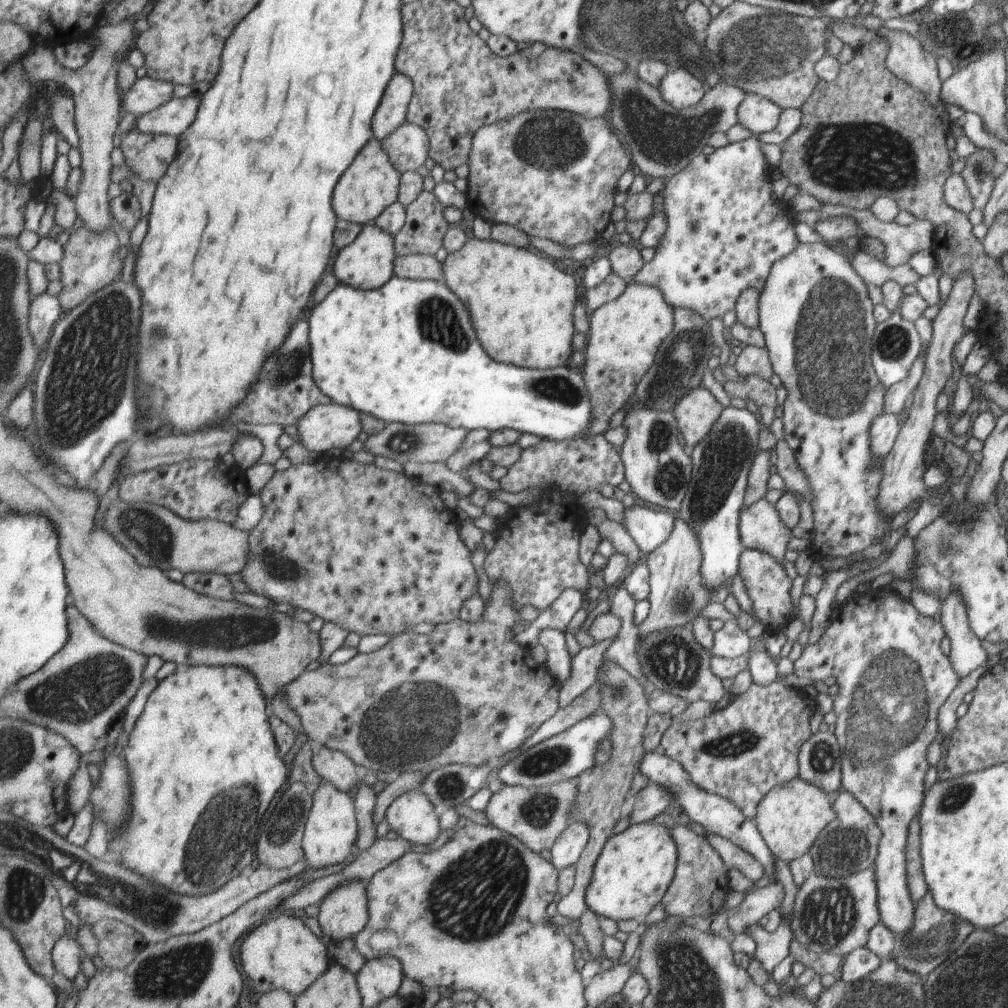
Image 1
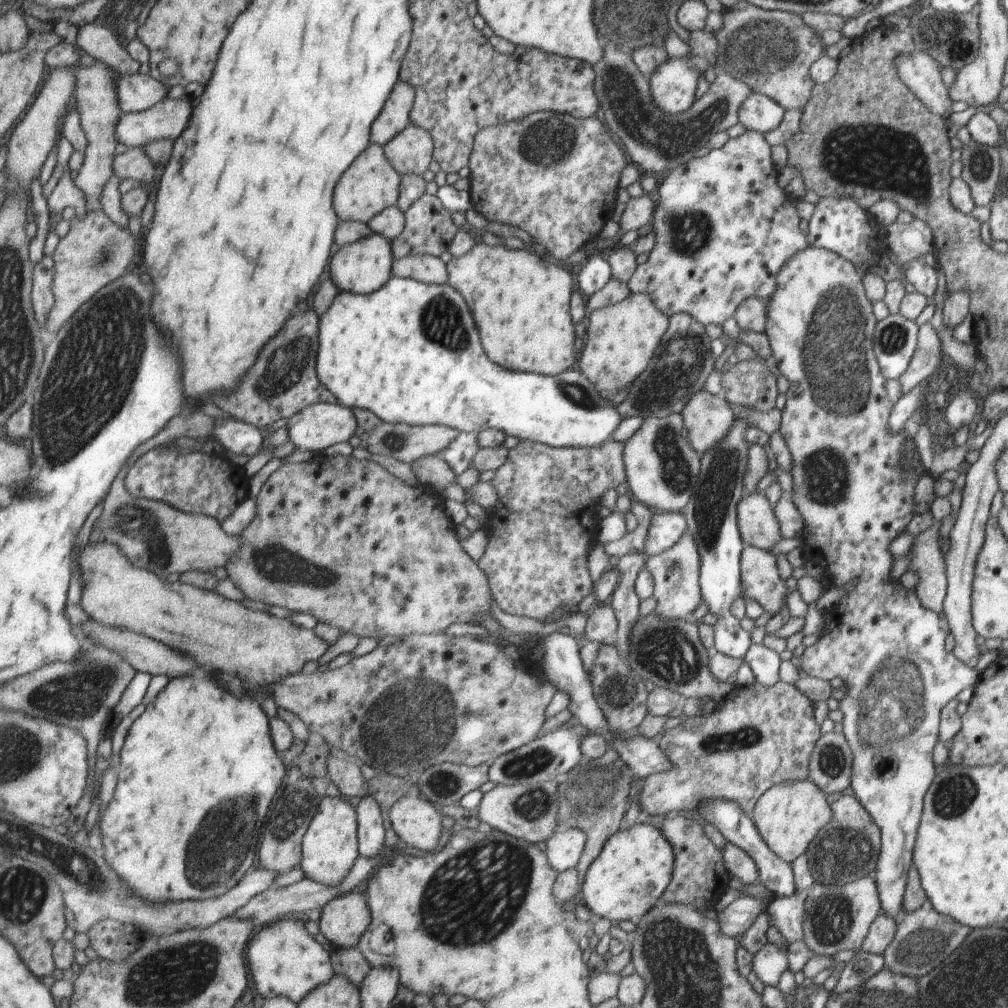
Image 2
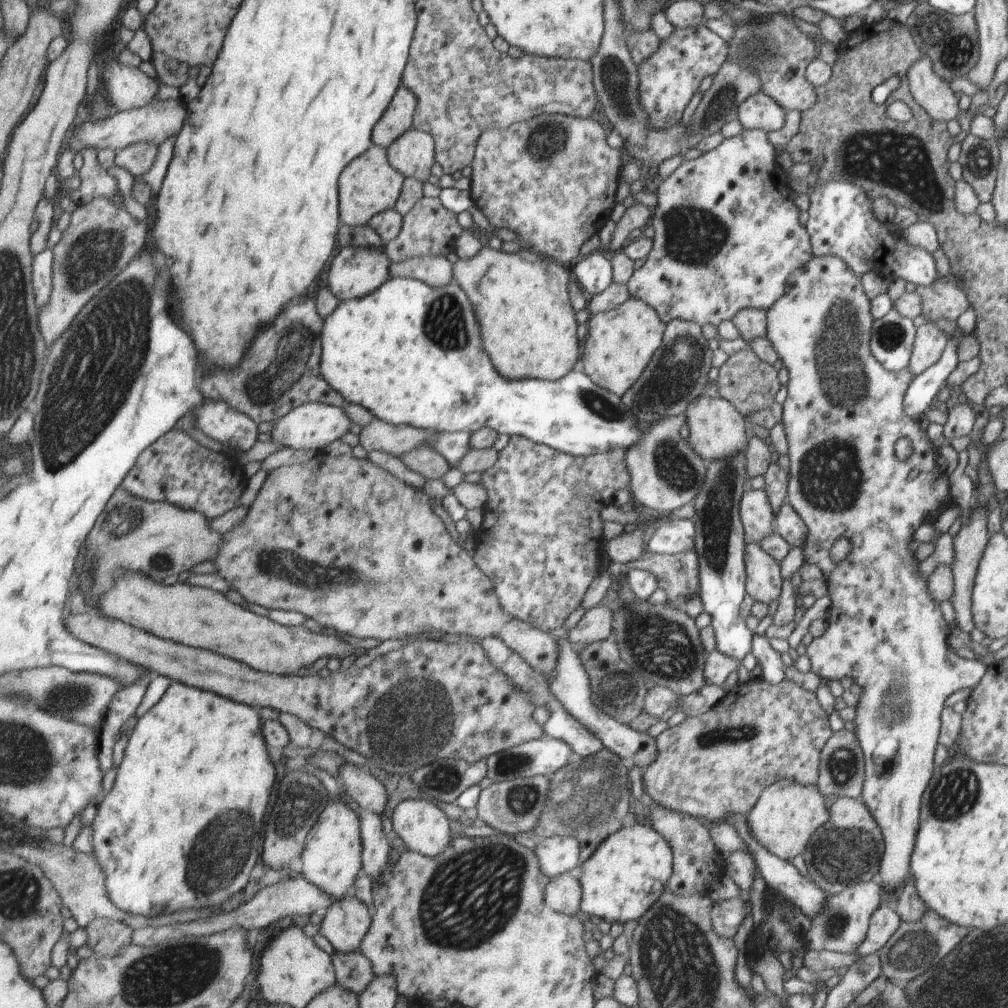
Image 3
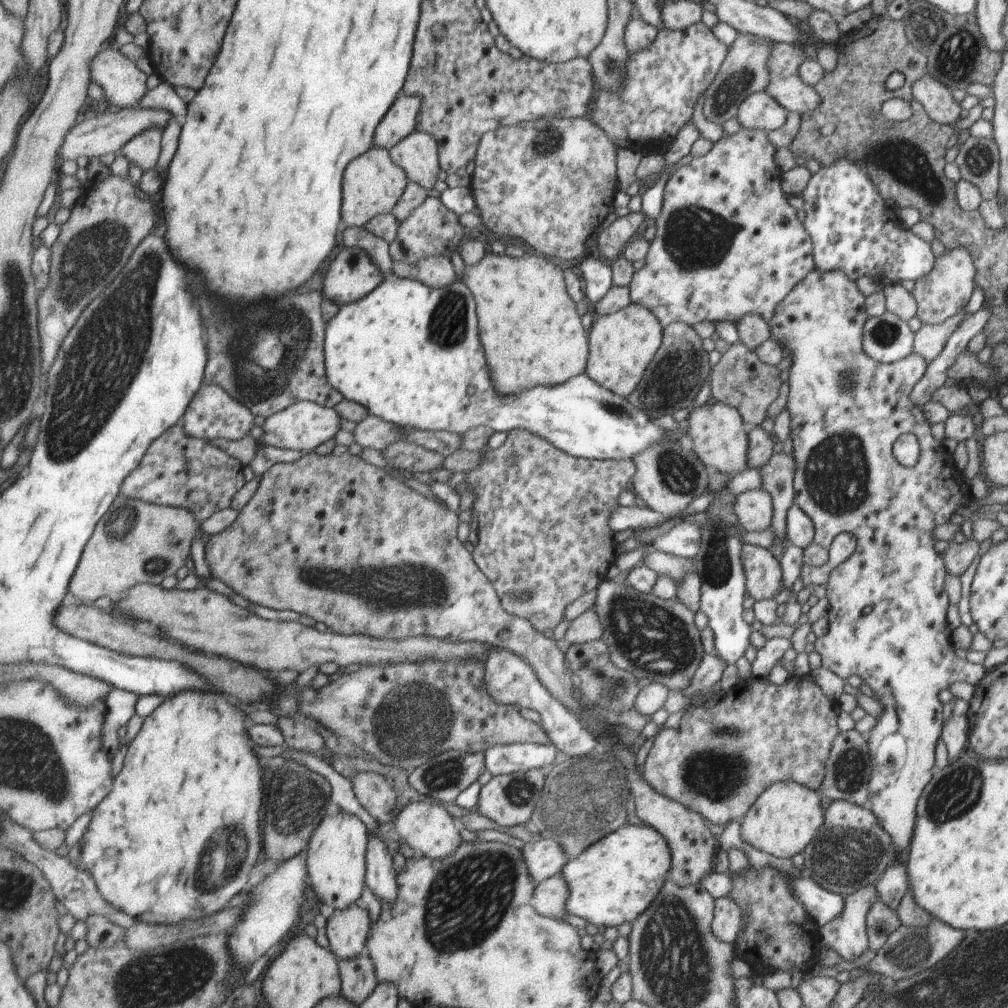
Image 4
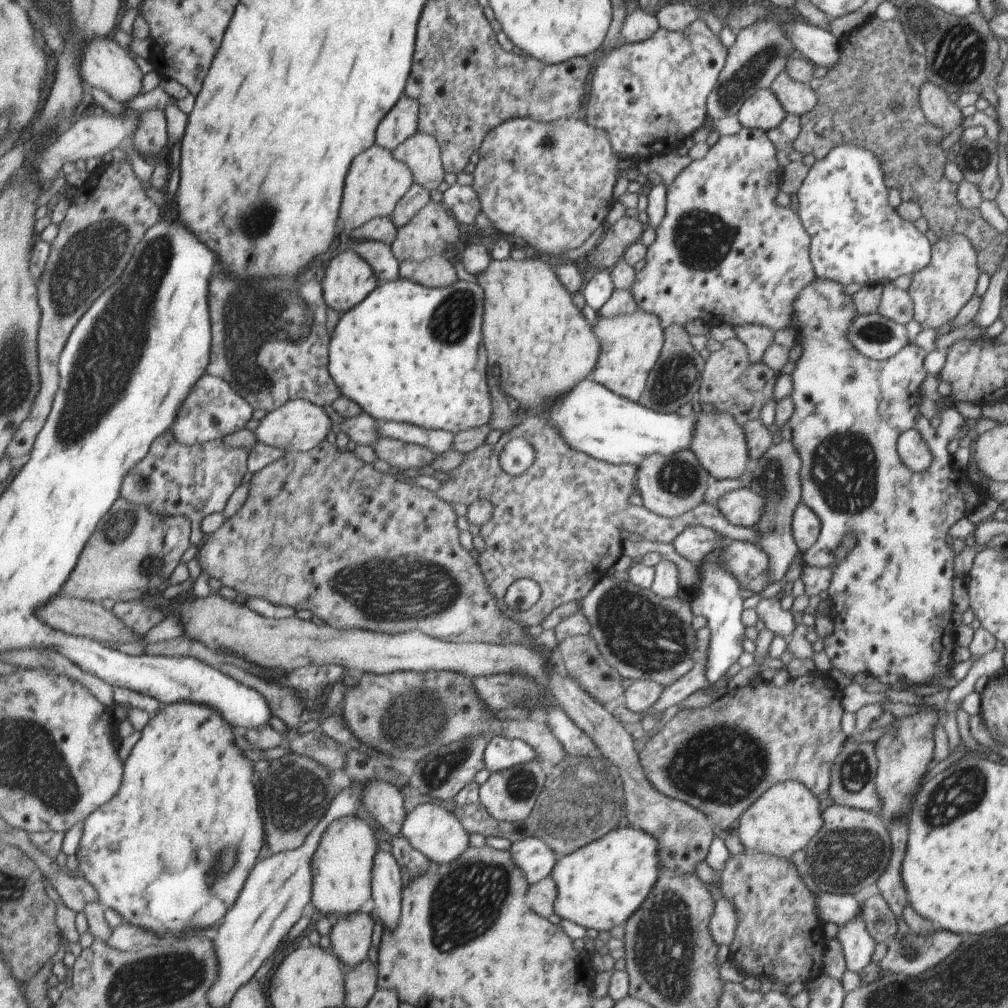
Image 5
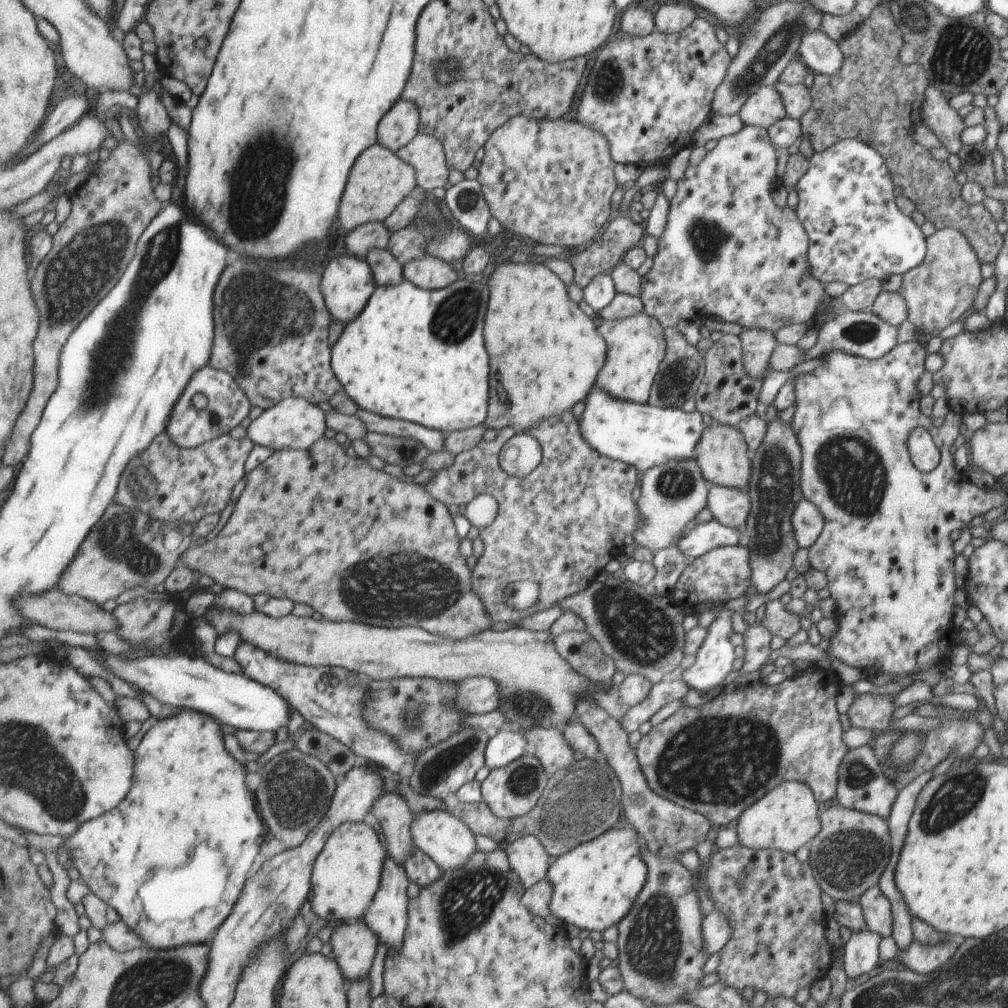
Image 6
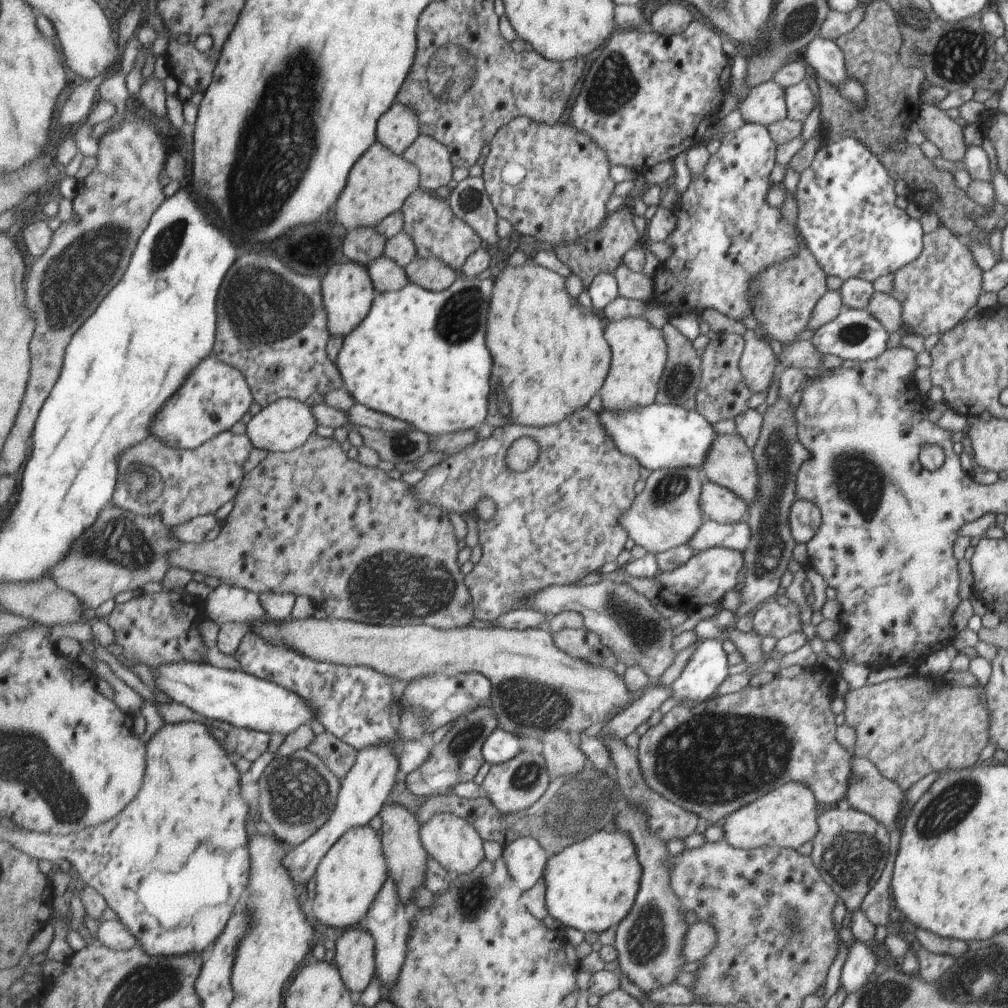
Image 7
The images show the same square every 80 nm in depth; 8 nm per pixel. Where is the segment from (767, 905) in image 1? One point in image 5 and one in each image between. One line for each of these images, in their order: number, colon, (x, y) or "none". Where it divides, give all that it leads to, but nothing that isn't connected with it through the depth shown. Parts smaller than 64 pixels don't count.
2: (733, 921)
3: (726, 916)
4: (727, 915)
5: (722, 925)

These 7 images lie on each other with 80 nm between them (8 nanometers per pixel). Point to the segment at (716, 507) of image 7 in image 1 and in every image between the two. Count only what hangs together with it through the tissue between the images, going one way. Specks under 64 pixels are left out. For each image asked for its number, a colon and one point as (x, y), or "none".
1: (759, 527)
2: (757, 525)
3: (756, 517)
4: (753, 509)
5: (742, 507)
6: (730, 507)

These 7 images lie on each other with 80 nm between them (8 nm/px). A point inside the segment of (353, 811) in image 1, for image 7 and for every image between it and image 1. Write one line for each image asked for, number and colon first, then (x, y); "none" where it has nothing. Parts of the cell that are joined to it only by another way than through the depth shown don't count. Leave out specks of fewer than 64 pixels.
2: (331, 848)
3: (332, 859)
4: (337, 865)
5: (343, 864)
6: (347, 876)
7: (349, 878)

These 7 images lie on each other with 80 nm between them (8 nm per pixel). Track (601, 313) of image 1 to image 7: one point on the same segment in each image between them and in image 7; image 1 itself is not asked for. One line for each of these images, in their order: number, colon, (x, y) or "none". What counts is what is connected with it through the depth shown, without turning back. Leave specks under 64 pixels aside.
2: (620, 339)
3: (619, 343)
4: (621, 344)
5: (629, 344)
6: (635, 345)
7: (637, 350)

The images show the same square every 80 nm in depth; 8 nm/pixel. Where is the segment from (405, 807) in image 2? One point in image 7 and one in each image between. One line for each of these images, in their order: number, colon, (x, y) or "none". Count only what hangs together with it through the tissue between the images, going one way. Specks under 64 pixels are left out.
3: (423, 827)
4: (425, 826)
5: (441, 835)
6: (444, 836)
7: (453, 841)

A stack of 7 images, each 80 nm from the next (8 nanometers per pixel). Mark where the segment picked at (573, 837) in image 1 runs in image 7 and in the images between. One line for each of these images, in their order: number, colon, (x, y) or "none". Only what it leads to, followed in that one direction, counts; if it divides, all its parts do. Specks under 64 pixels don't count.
2: (564, 849)
3: (558, 854)
4: (545, 858)
5: (538, 860)
6: (531, 860)
7: (527, 859)

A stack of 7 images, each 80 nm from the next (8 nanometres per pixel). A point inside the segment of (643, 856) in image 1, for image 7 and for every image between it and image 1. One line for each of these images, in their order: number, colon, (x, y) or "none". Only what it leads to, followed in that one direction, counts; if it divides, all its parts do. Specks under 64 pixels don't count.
2: (632, 870)
3: (620, 881)
4: (614, 880)
5: (602, 884)
6: (595, 884)
7: (591, 884)

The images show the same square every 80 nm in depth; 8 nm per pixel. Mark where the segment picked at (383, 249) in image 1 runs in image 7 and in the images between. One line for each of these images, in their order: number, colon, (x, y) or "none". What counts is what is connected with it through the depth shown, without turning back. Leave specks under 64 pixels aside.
2: (365, 266)
3: (356, 271)
4: (353, 275)
5: (349, 278)
6: (348, 281)
7: (348, 290)

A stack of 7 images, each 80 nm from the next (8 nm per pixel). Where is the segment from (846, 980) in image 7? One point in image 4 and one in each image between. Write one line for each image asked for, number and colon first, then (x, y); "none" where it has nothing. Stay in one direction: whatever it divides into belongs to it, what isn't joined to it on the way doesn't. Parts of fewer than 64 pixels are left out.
4: (845, 934)
5: (856, 944)
6: (859, 952)

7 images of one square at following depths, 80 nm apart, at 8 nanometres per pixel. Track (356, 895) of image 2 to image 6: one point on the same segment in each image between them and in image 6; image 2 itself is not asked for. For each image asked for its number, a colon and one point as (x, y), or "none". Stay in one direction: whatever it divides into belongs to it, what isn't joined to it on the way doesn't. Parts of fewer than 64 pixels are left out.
3: (347, 922)
4: (348, 930)
5: (351, 936)
6: (354, 944)

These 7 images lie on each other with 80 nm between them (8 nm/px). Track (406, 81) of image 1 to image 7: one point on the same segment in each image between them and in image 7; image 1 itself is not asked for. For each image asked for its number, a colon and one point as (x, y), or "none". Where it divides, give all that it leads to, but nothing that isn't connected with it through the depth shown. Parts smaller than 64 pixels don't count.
2: (396, 115)
3: (399, 118)
4: (402, 119)
5: (403, 121)
6: (401, 124)
7: (399, 128)

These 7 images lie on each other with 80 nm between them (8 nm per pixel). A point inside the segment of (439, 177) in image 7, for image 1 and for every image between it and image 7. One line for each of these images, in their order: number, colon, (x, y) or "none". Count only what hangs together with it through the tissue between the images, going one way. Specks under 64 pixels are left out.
1: (409, 147)
2: (411, 151)
3: (414, 153)
4: (418, 153)
5: (422, 152)
6: (425, 152)

